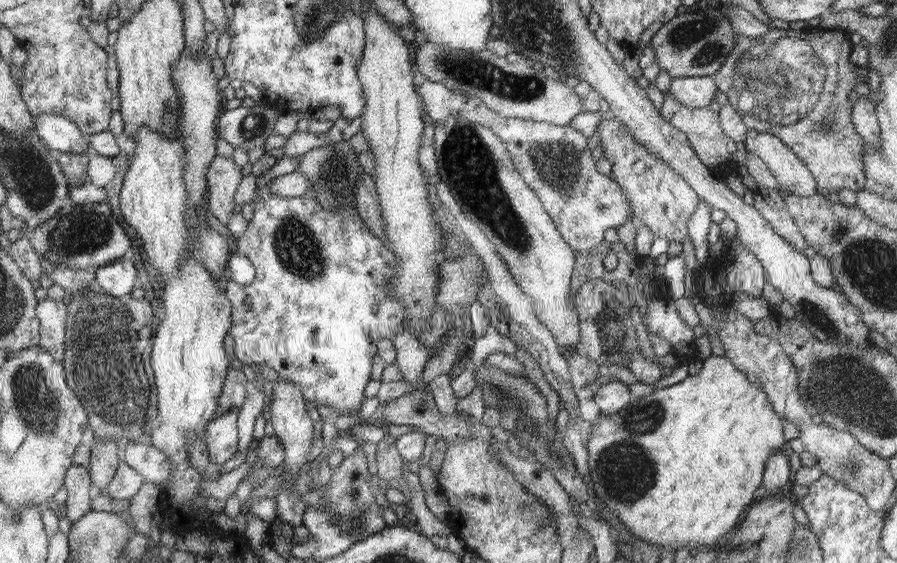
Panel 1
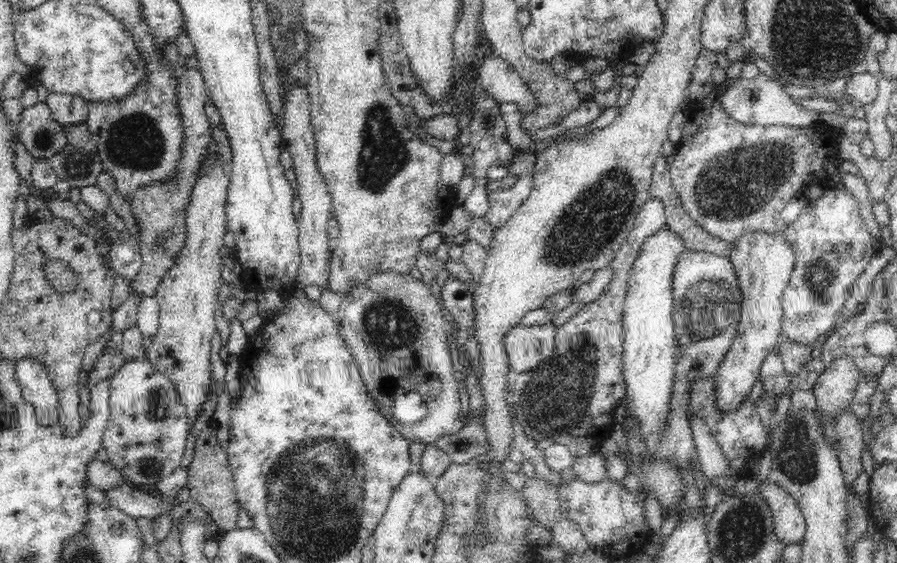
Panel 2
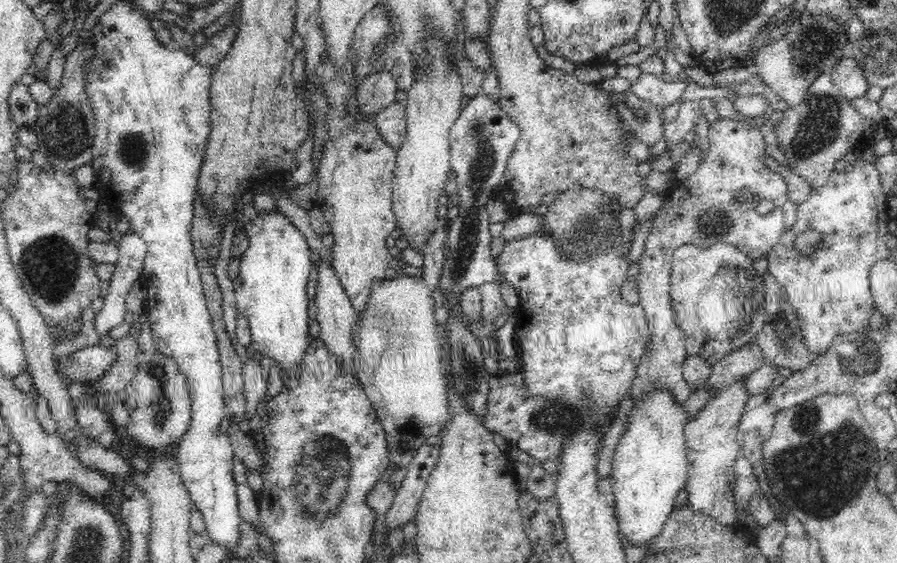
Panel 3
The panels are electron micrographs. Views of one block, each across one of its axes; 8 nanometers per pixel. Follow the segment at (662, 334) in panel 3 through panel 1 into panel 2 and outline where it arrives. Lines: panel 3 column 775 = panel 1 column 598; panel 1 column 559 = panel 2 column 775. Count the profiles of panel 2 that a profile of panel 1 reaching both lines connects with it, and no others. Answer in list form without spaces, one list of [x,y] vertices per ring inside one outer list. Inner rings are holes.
[[[714,85],[706,98],[694,101],[685,110],[684,130],[670,166],[670,179],[681,206],[696,221],[696,225],[728,244],[740,238],[744,230],[772,234],[772,230],[785,228],[781,212],[792,198],[800,197],[810,185],[828,181],[830,176],[824,174],[824,162],[834,164],[836,144],[843,138],[836,128],[820,120],[816,120],[810,128],[742,124],[722,109],[720,98],[724,92],[724,86]]]

